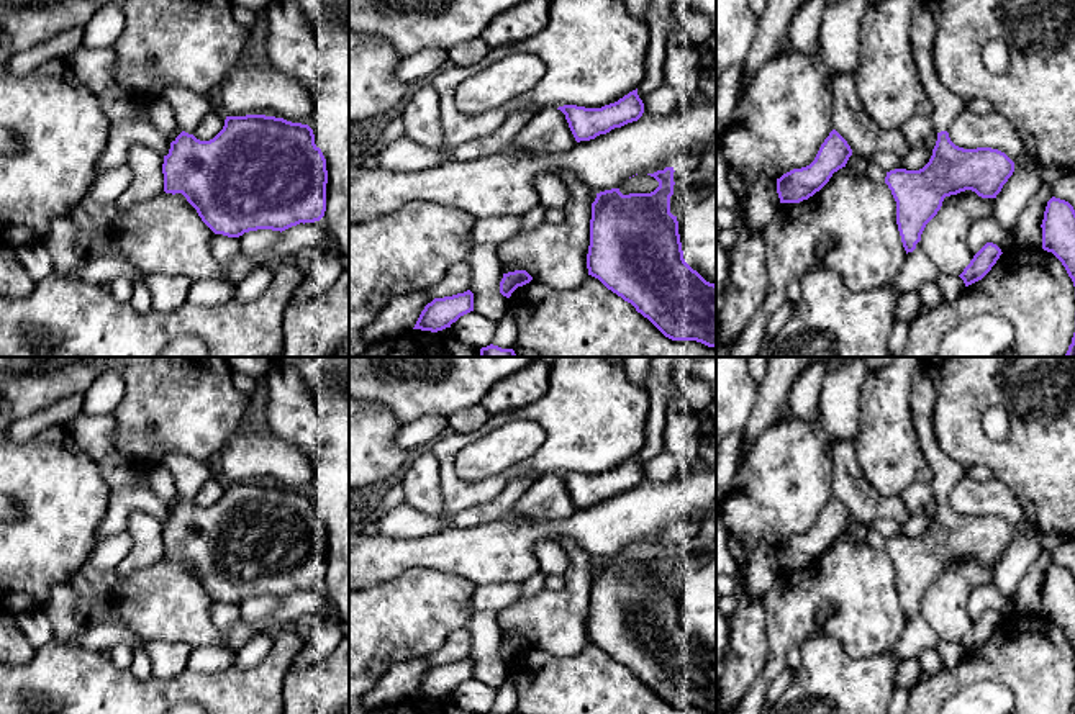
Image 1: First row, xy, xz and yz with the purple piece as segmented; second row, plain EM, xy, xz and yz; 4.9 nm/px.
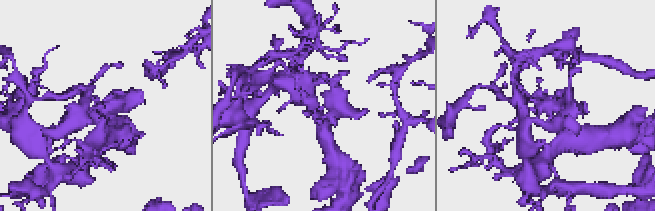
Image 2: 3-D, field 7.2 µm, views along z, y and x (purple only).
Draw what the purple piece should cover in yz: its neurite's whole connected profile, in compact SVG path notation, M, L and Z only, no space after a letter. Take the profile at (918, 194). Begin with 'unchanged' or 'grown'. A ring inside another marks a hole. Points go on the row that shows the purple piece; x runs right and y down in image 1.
grown; M916 2L911 11L911 51L919 80L934 106L929 118L937 141L923 169L895 169L885 177L896 201L896 224L906 254L916 249L926 224L937 215L946 197L972 190L982 198L996 198L1014 172L1014 162L998 149L964 149L950 141L947 131L965 103L936 74L934 38L934 20L924 5Z

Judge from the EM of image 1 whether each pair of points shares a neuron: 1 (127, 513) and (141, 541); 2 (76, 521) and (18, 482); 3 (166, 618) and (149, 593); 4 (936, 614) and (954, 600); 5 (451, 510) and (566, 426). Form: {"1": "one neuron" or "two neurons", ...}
{"1": "one neuron", "2": "one neuron", "3": "one neuron", "4": "one neuron", "5": "one neuron"}

